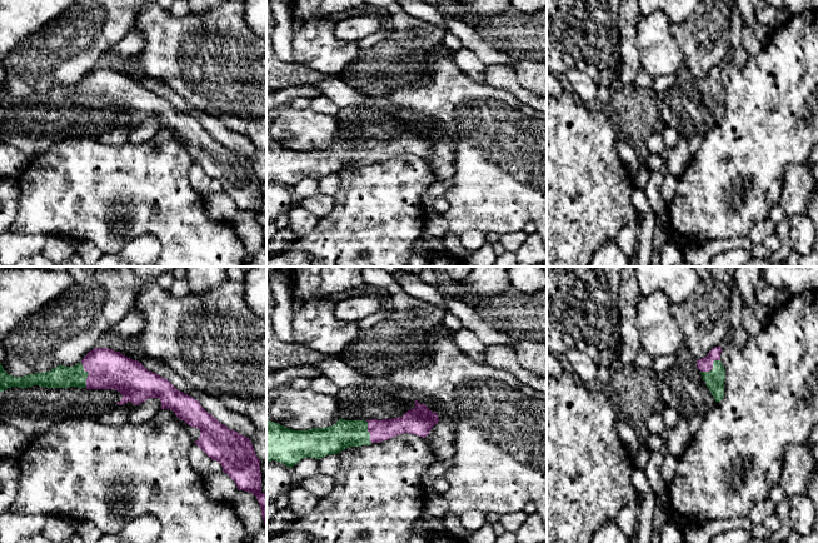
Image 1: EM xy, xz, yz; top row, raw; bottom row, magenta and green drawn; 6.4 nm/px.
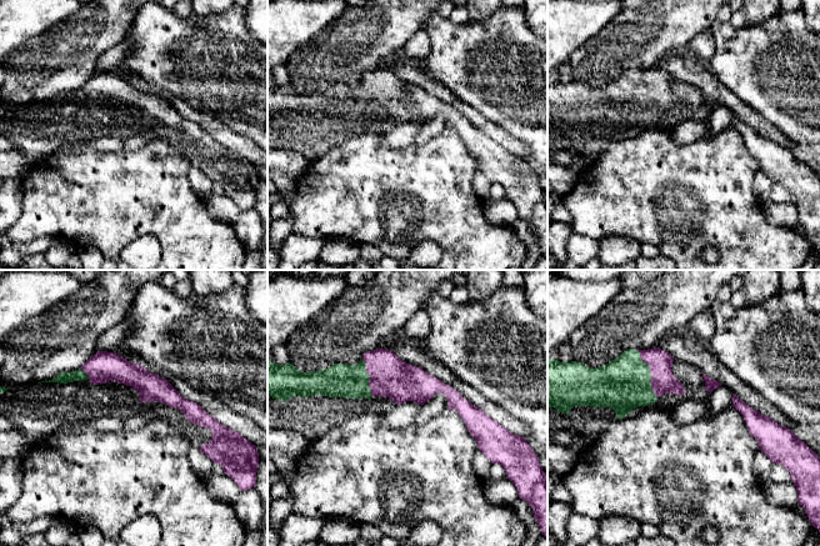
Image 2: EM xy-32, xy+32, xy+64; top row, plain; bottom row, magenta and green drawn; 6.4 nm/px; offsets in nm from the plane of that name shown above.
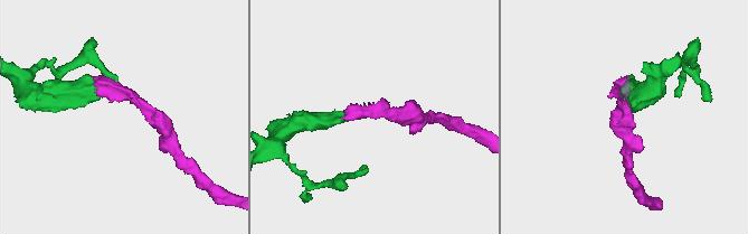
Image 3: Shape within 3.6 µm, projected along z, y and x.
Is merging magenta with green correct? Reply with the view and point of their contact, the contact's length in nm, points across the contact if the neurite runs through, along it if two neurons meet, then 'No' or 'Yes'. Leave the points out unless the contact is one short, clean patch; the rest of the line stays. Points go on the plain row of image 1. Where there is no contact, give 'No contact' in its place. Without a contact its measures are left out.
Touches magenta at xy (88, 95). Shared border 170 nm. Path across: xy (108, 89), (99, 89), (88, 95), (60, 96). Yes

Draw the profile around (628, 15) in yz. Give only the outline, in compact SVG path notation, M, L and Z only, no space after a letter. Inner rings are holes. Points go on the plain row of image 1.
M620 0L617 10L617 29L620 40L620 74L619 83L634 84L638 71L642 69L640 48L637 43L637 25L640 19L637 0Z

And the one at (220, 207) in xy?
M209 193L203 199L205 210L211 219L231 223L238 211L238 206L226 193Z

